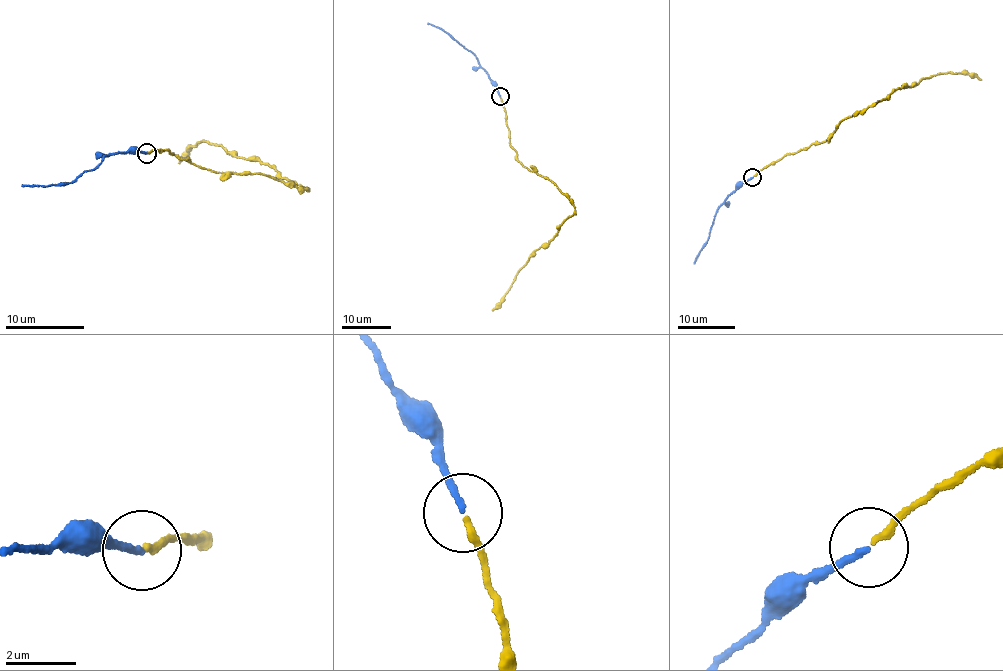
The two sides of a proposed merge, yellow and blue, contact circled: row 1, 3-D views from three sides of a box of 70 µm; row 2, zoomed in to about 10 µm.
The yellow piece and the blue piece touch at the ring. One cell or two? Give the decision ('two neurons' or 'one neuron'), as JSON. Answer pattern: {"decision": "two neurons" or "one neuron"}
{"decision": "one neuron"}

